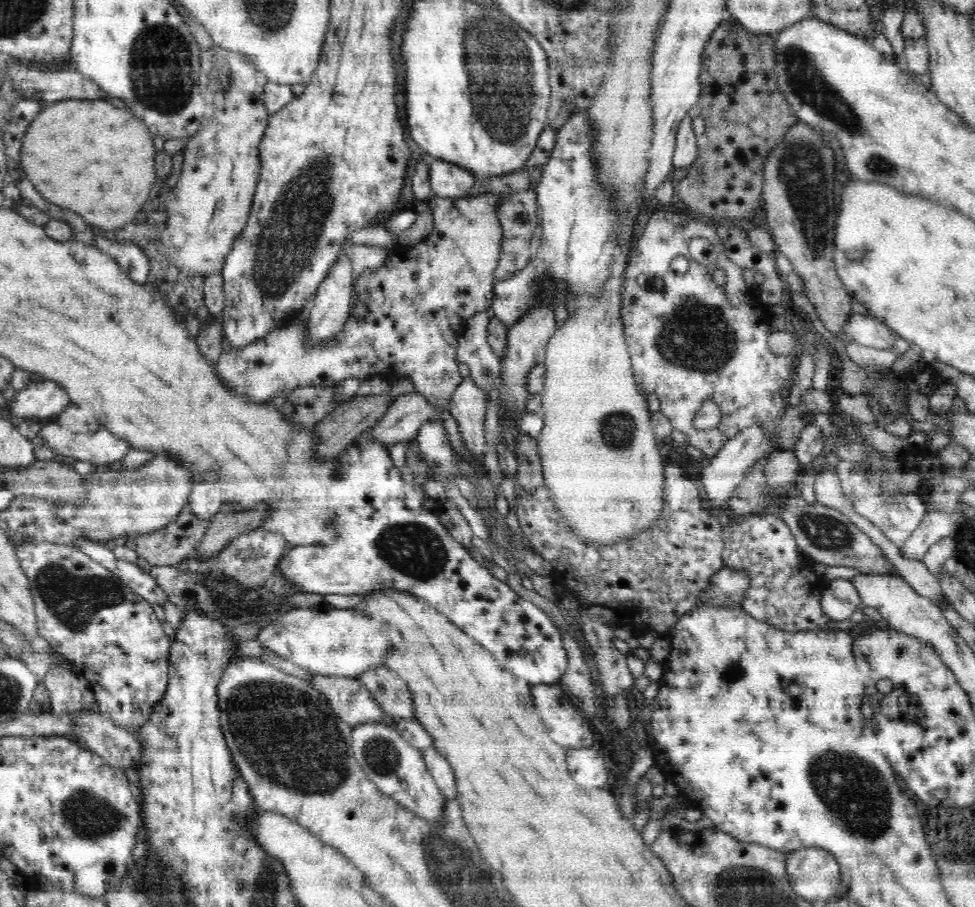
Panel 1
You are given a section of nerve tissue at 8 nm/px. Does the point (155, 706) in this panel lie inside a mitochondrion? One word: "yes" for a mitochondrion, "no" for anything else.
no

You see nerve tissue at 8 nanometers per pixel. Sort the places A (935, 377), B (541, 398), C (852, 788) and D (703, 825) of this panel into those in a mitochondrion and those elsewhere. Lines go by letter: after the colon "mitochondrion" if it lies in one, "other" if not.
A: other
B: other
C: mitochondrion
D: other

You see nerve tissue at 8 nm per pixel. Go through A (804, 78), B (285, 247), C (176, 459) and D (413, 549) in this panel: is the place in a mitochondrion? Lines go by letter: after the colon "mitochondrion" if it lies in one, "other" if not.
A: mitochondrion
B: mitochondrion
C: other
D: mitochondrion

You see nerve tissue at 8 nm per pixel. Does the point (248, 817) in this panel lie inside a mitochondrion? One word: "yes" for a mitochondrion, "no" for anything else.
no

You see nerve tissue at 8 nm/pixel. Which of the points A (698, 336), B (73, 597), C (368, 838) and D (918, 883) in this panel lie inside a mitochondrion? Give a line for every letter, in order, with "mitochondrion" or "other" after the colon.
A: mitochondrion
B: mitochondrion
C: other
D: other

